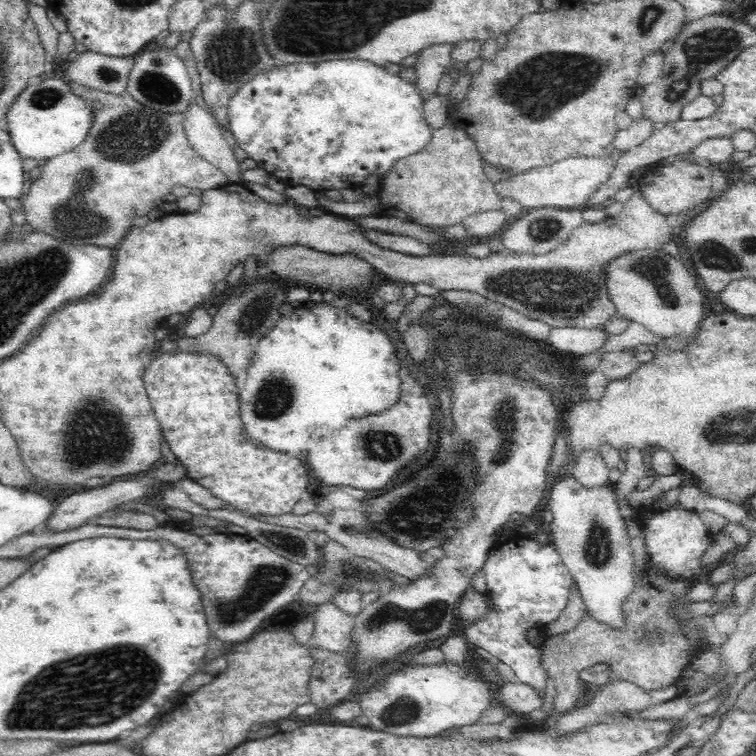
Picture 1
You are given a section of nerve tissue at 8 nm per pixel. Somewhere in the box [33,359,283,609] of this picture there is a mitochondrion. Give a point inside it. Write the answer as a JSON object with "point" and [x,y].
{"point":[103,439]}

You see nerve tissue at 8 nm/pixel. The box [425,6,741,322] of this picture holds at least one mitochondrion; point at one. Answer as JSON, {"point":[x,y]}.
{"point":[541,87]}

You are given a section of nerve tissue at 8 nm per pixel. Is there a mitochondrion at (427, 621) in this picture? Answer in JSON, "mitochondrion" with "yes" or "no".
{"mitochondrion":"yes"}

